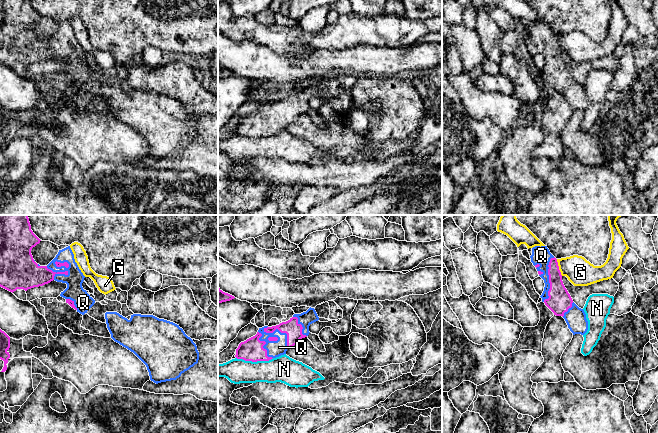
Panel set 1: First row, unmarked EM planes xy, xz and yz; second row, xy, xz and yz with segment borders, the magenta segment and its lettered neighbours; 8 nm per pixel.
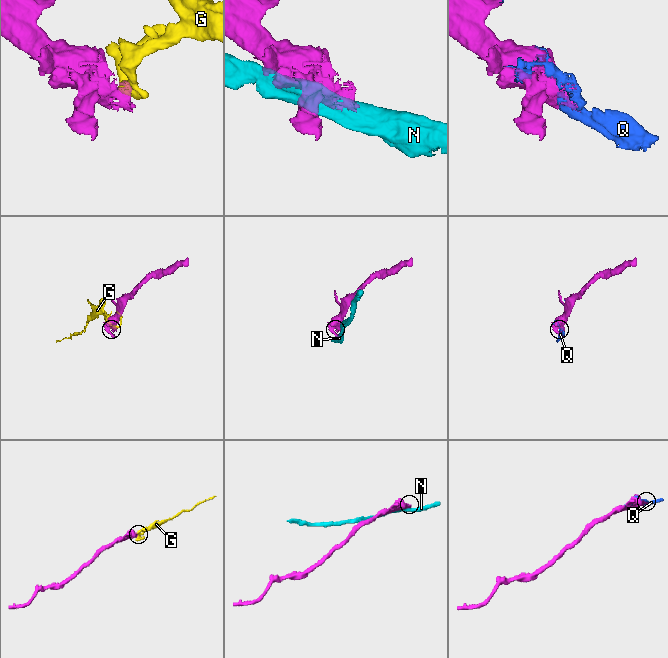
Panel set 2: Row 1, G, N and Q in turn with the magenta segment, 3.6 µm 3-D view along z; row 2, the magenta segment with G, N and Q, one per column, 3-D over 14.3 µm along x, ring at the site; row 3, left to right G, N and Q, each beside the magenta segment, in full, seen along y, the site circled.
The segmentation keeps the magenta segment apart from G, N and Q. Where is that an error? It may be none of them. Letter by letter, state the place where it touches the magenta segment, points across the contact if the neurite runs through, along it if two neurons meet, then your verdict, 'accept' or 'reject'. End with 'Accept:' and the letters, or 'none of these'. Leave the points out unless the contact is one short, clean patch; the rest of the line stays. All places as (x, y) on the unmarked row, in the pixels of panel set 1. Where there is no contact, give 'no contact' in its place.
G: meets magenta in yz at (558, 43); border along yz (556, 35), (558, 45), (562, 51); reject
N: meets magenta in xz at (255, 137); reject
Q: meets magenta in yz at (549, 55); accept
Accept: Q

